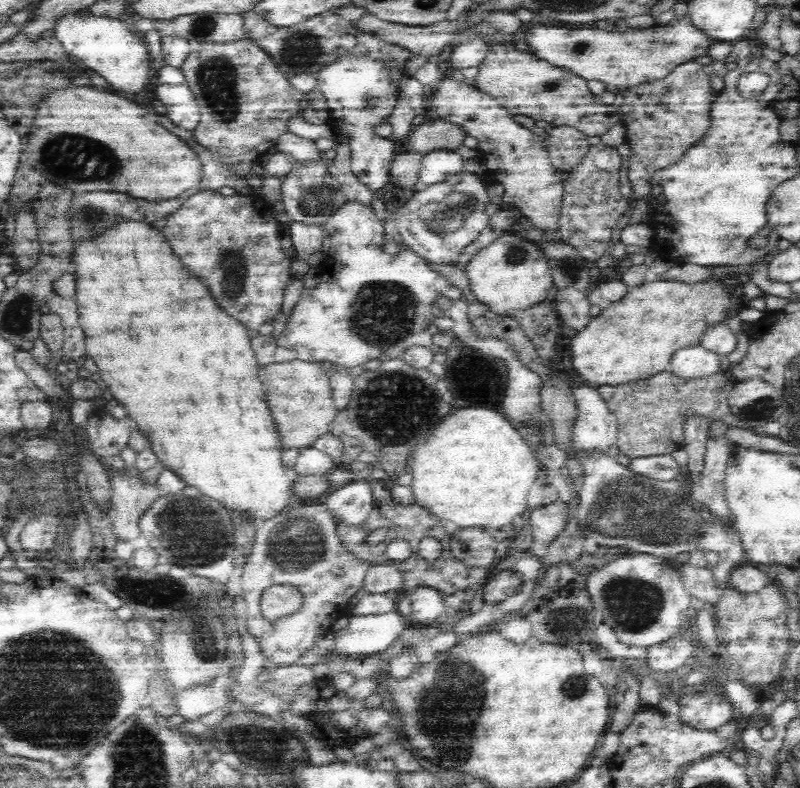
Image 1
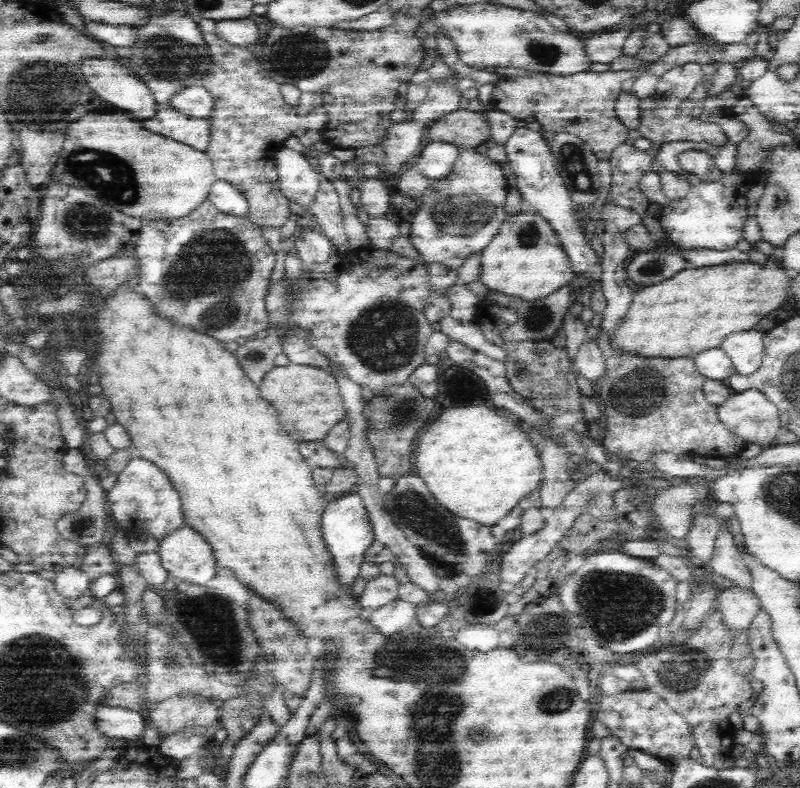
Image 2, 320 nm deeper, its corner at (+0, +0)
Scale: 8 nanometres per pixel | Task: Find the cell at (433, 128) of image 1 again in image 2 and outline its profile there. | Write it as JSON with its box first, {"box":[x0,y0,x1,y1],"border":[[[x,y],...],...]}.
{"box":[426,109,492,149],"border":[[[456,109],[427,128],[426,142],[446,142],[459,148],[474,149],[492,139],[484,111]]]}

